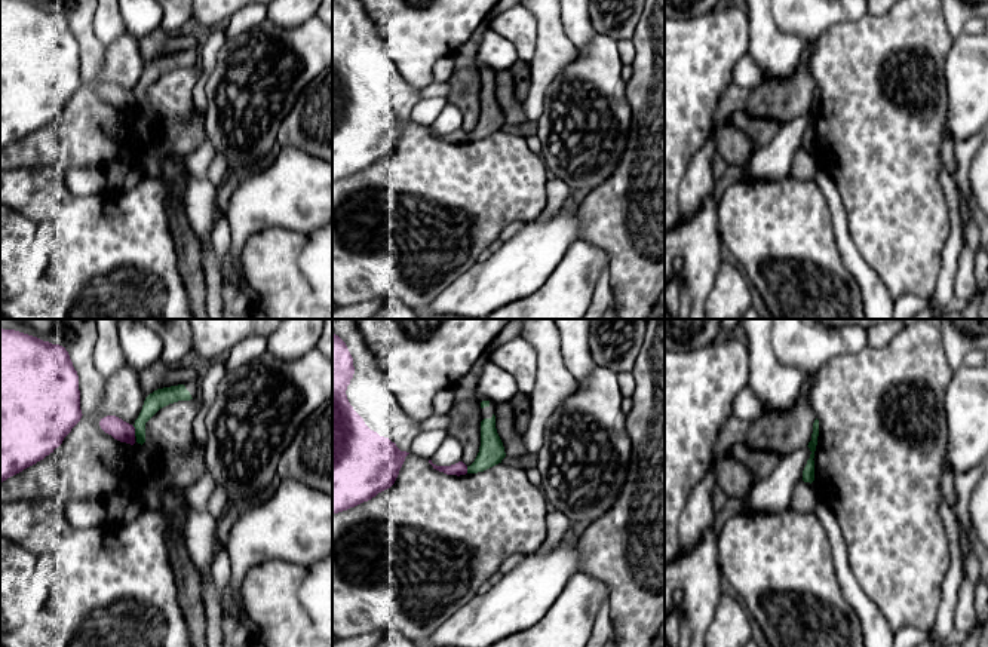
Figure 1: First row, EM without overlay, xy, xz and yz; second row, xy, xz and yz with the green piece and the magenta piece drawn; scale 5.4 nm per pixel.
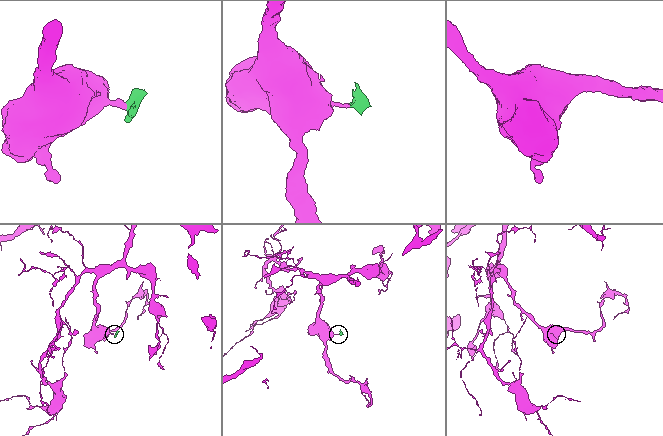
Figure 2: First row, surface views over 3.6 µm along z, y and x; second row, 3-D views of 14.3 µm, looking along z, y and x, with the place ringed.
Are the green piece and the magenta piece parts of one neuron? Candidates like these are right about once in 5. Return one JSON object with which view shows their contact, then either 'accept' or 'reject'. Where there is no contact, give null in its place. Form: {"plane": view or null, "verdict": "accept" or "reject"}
{"plane": "xy", "verdict": "reject"}

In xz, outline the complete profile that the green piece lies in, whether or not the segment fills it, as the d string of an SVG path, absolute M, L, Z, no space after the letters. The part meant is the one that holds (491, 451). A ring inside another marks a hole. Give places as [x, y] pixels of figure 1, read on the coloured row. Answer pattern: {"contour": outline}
{"contour": "M476 395L481 405L481 447L475 462L467 466L467 473L484 472L506 457L503 442L495 429L495 404Z"}

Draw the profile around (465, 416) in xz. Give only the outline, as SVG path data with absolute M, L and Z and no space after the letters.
M485 352L455 384L455 401L445 414L449 418L447 433L454 436L463 447L461 462L470 466L481 447L481 405L476 399L476 384L482 368L490 362L490 353Z

